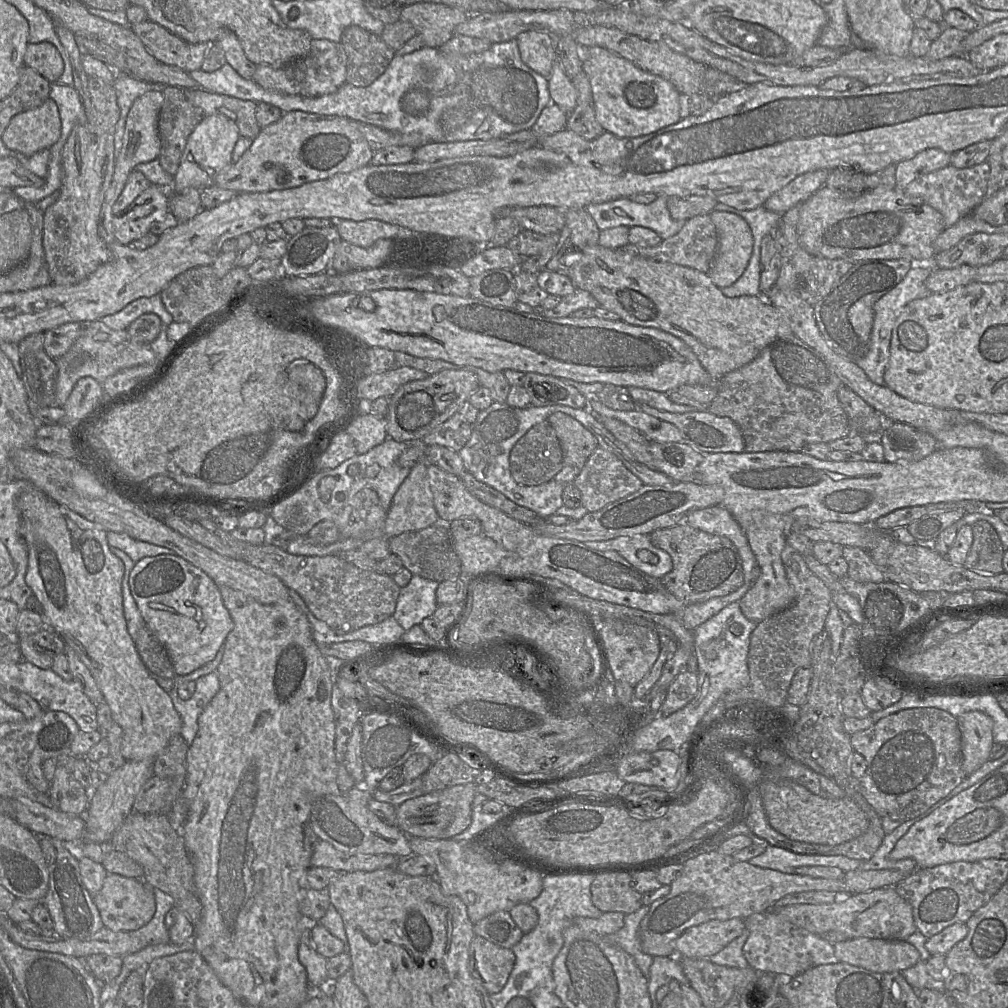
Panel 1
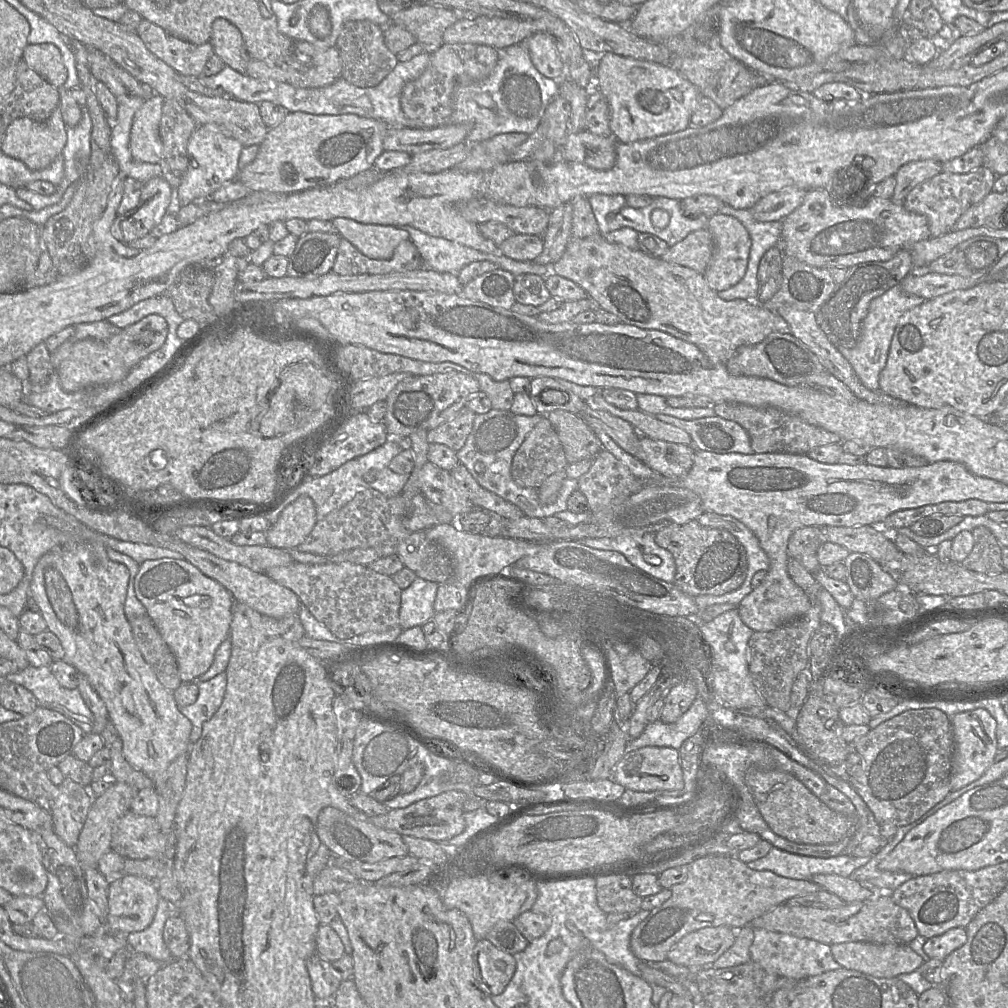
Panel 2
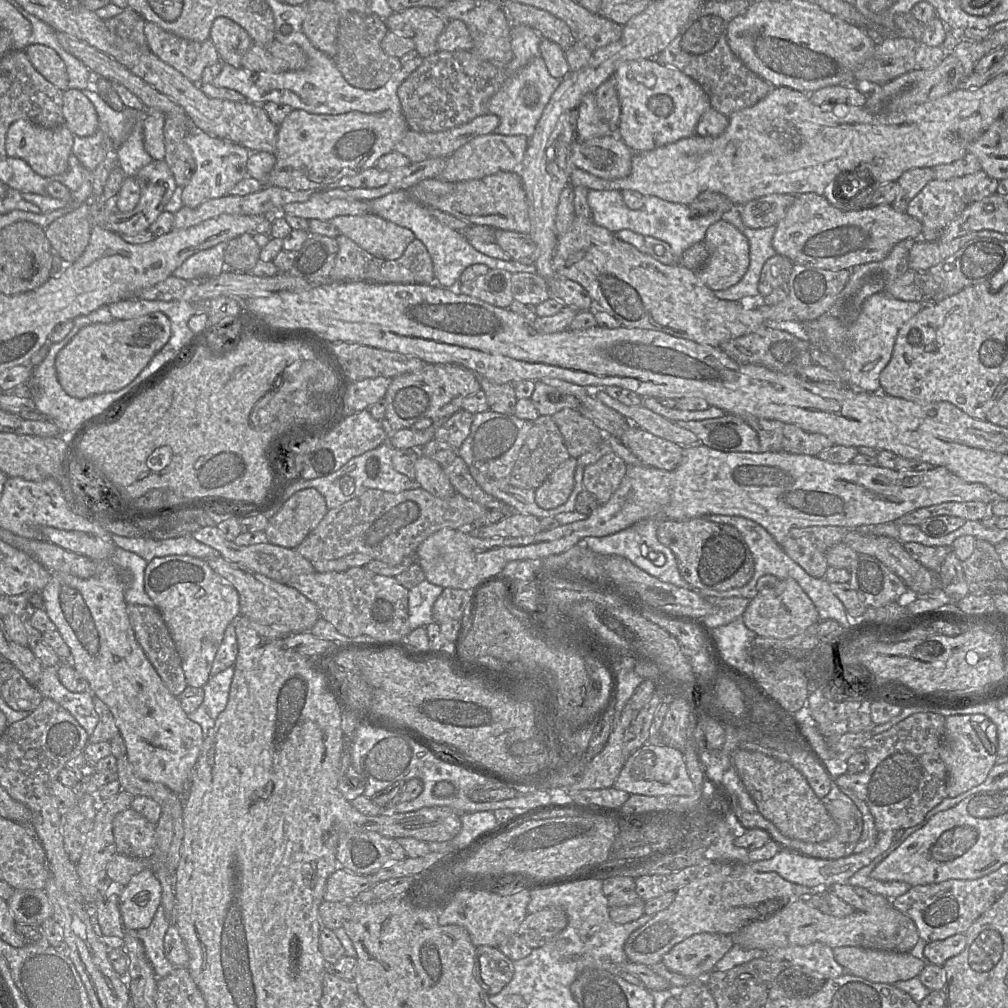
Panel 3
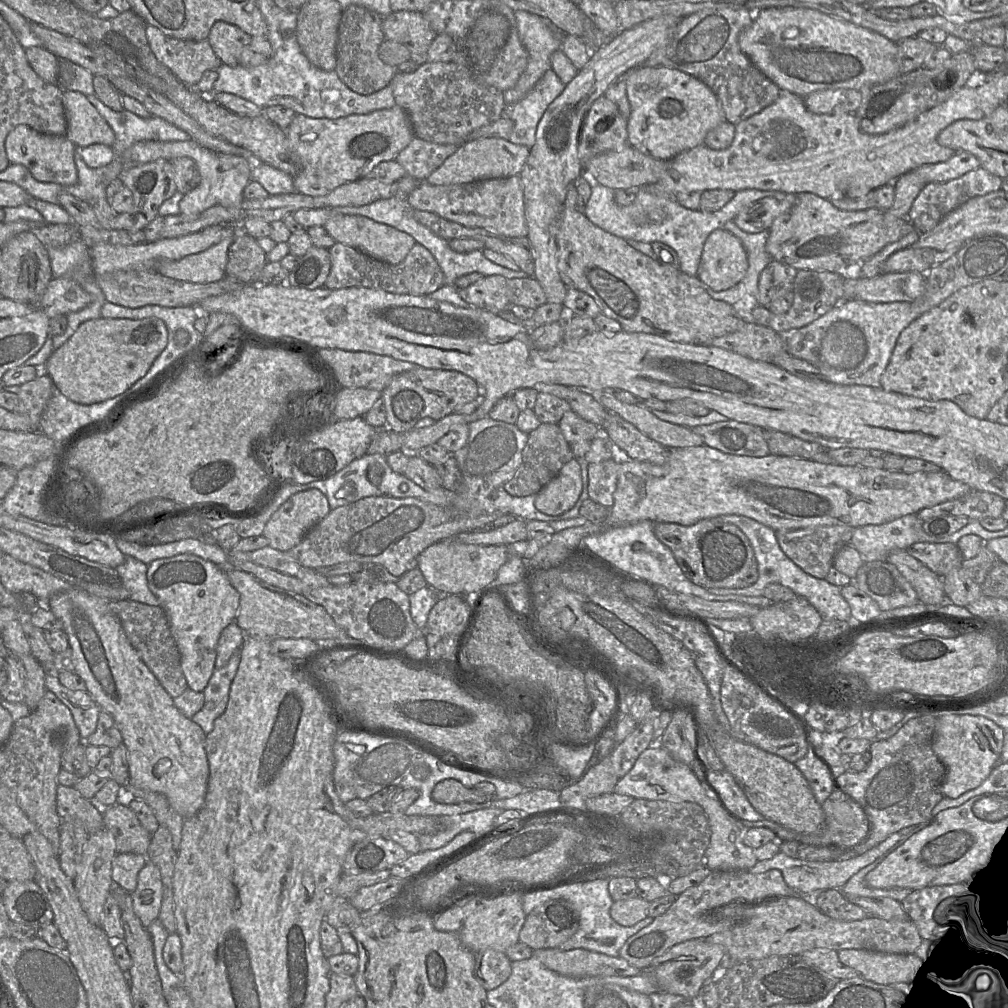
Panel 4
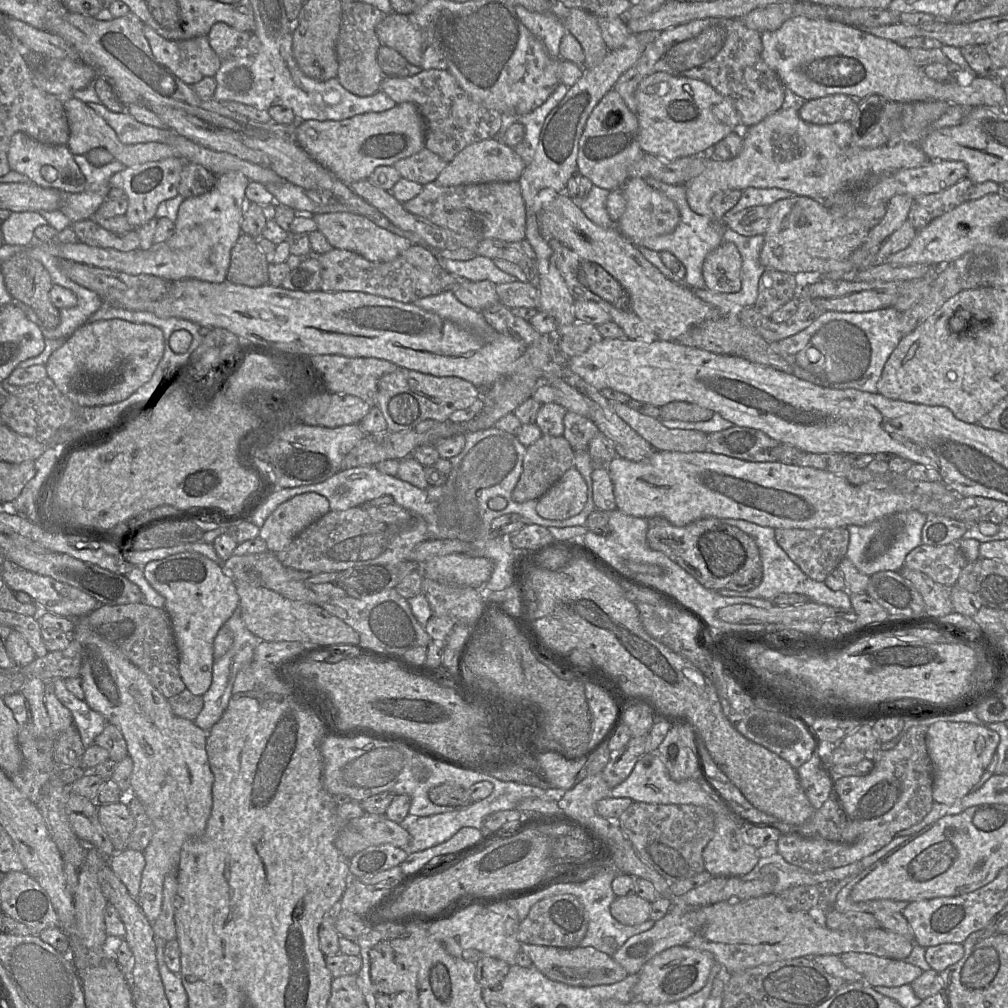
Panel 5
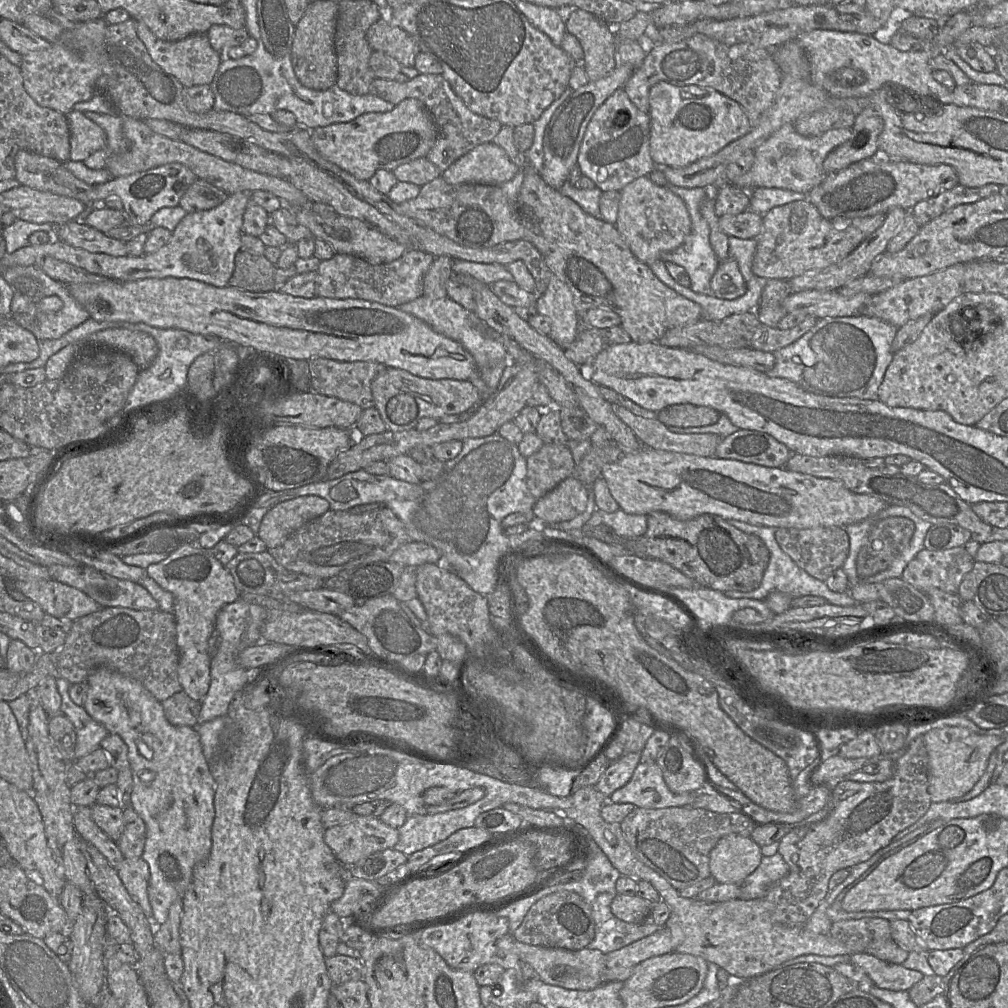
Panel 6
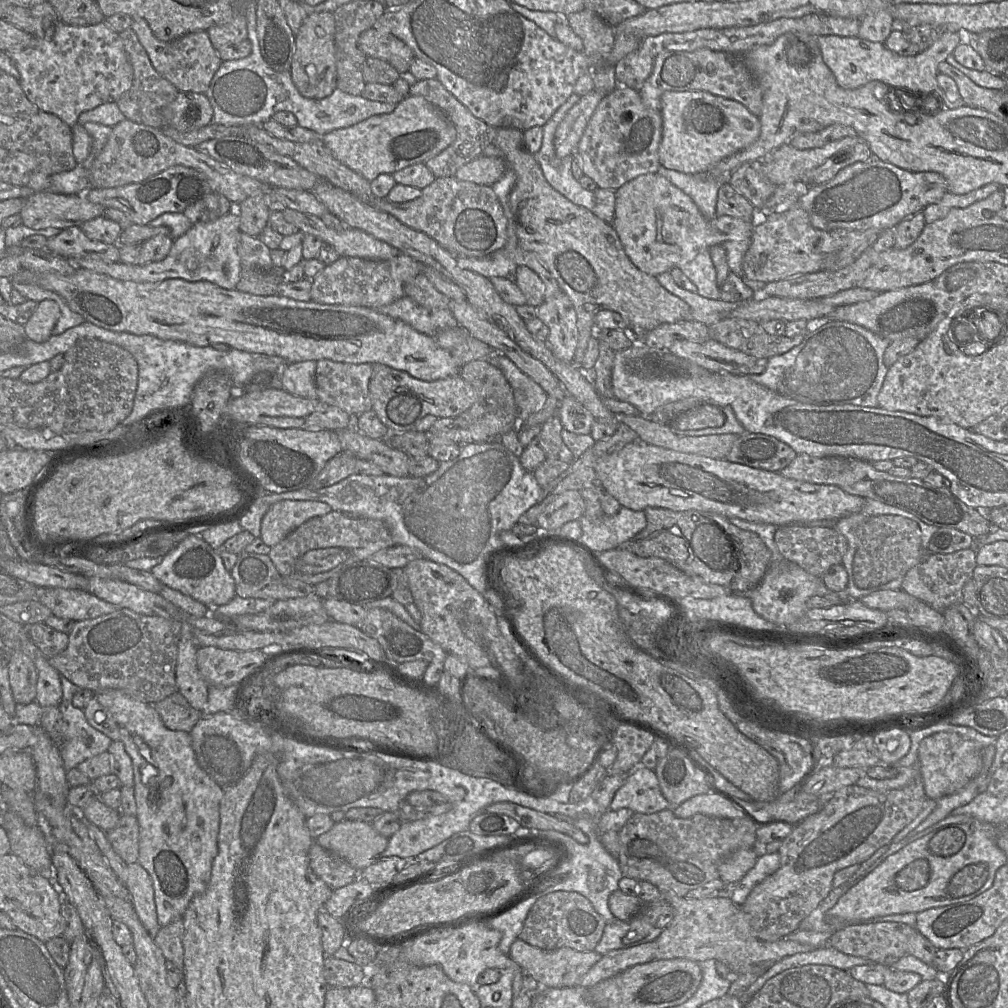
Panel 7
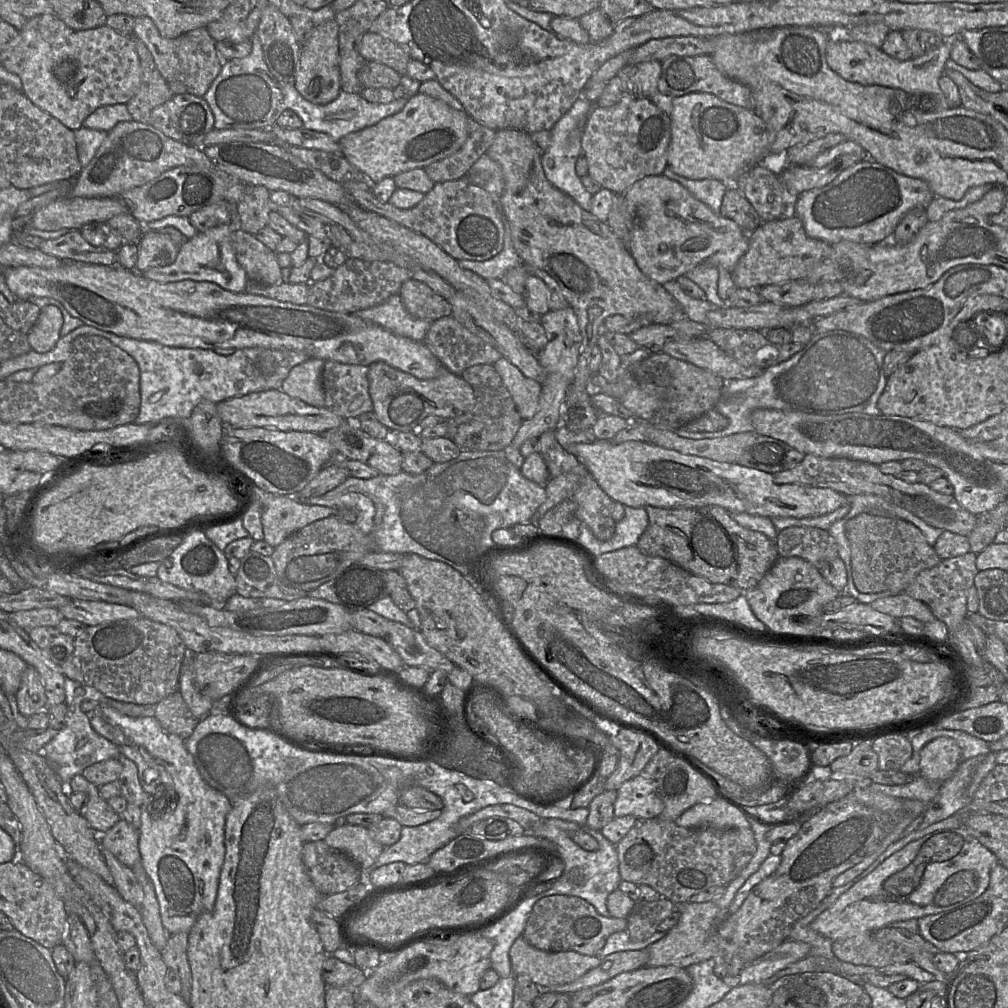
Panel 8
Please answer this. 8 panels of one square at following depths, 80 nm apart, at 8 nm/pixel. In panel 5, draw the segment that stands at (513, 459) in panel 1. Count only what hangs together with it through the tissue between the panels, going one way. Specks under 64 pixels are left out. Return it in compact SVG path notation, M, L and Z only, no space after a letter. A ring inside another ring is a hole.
M542 435L537 441L526 448L522 472L512 492L513 500L525 502L542 497L567 470L575 466L574 454L575 451L564 436Z

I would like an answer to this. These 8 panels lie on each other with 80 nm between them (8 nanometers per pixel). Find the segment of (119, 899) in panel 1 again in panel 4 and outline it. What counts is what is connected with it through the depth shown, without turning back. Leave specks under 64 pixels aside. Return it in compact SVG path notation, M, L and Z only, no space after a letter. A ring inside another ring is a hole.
M146 862L138 874L136 889L131 893L133 910L144 927L159 916L162 899L163 883L159 868L152 862Z

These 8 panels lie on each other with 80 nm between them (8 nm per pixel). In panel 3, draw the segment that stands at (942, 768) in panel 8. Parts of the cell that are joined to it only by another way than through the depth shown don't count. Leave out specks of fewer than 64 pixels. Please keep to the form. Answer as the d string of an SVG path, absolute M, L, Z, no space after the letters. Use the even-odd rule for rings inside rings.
M983 714L945 717L940 757L947 769L947 796L954 798L983 783L996 764L998 740L996 725Z

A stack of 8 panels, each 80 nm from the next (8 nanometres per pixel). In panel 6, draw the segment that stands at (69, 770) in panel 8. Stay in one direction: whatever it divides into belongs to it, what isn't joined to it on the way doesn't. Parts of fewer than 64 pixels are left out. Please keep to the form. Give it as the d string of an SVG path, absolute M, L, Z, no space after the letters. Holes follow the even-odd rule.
M57 679L57 688L61 695L61 713L73 724L76 732L75 761L100 748L100 742L109 734L104 726L96 722L83 706L76 705L69 696L71 683Z

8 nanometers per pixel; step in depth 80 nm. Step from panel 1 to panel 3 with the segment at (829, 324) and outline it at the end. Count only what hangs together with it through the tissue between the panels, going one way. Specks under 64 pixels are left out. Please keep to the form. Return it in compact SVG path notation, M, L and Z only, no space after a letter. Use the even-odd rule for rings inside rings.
M905 239L897 243L889 254L880 261L869 262L850 269L850 275L844 289L826 314L837 318L843 324L853 323L861 312L864 301L876 294L883 292L886 286L893 280L909 270L908 257L916 240Z

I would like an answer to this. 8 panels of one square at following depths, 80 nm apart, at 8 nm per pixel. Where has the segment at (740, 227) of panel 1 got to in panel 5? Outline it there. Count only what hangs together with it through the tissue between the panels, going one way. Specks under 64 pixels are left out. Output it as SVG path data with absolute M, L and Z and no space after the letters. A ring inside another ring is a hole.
M723 242L710 252L703 263L706 287L718 293L736 293L741 289L742 257L731 242Z

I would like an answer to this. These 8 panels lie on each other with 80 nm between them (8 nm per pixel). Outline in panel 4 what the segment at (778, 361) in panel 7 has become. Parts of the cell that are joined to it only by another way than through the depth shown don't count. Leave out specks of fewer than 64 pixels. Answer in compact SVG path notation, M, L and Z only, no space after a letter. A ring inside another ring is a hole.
M841 301L812 323L786 334L786 351L818 368L826 382L877 389L897 338L913 320L911 303Z

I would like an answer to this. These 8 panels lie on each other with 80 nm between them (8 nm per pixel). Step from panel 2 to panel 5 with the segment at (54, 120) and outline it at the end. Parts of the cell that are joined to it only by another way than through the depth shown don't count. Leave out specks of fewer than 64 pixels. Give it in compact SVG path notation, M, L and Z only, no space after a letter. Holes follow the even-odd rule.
M16 132L10 140L8 162L11 170L26 175L33 183L44 189L79 193L86 188L85 177L75 162L68 145L48 145L23 132Z

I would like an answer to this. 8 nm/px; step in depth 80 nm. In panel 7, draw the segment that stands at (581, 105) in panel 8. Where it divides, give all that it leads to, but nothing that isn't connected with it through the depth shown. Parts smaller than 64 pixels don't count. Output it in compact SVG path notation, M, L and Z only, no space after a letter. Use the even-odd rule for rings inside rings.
M573 93L542 127L542 146L534 154L534 157L539 163L544 177L556 191L574 204L583 206L591 212L594 212L594 192L584 189L572 174L573 154L560 159L556 156L554 148L554 136L557 126L580 98L581 96Z

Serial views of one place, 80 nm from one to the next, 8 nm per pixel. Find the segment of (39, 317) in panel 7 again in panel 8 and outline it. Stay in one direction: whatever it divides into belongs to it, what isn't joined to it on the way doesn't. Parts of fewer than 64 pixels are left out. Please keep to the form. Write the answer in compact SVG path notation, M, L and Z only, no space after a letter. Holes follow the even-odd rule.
M47 305L41 308L36 323L27 334L31 349L38 353L52 350L61 337L62 325L63 316L57 306Z

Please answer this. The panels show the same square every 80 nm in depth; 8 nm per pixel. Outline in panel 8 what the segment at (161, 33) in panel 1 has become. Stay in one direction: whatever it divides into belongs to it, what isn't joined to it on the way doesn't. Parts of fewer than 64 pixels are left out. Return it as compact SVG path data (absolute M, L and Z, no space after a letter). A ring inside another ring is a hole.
M141 16L134 18L133 35L147 47L162 77L168 83L183 84L193 95L203 96L221 70L223 60L206 27L196 28L176 38L165 38L149 17Z

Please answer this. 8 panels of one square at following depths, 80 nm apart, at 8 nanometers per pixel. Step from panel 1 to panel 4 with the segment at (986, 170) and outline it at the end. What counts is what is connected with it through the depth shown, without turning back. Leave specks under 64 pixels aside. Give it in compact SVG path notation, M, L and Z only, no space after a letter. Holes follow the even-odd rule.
M979 167L945 183L924 185L915 198L906 218L920 235L930 232L946 215L968 200L1000 189L1002 179Z

